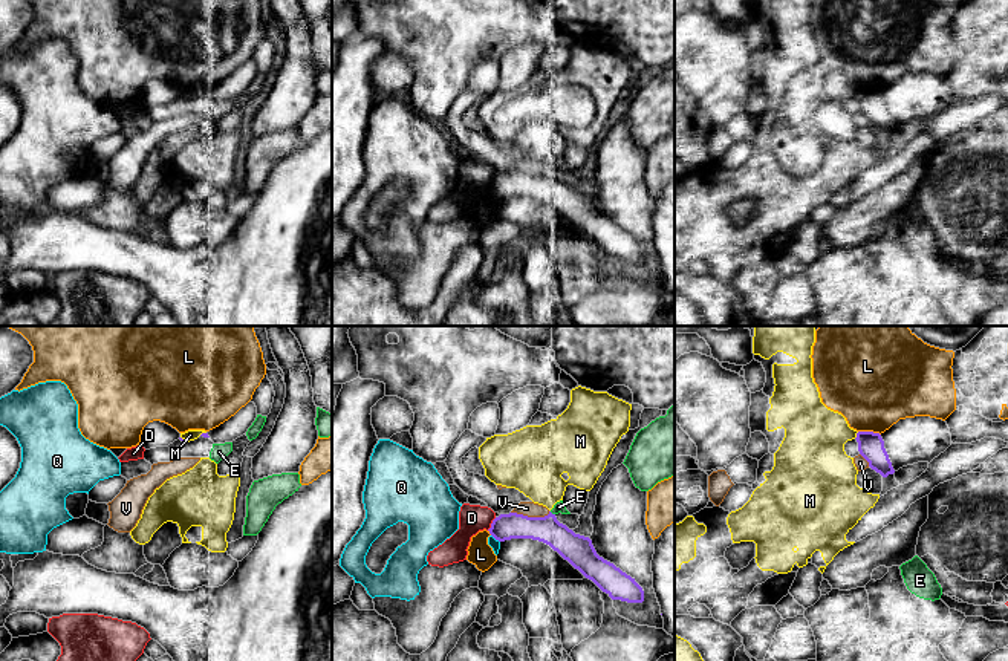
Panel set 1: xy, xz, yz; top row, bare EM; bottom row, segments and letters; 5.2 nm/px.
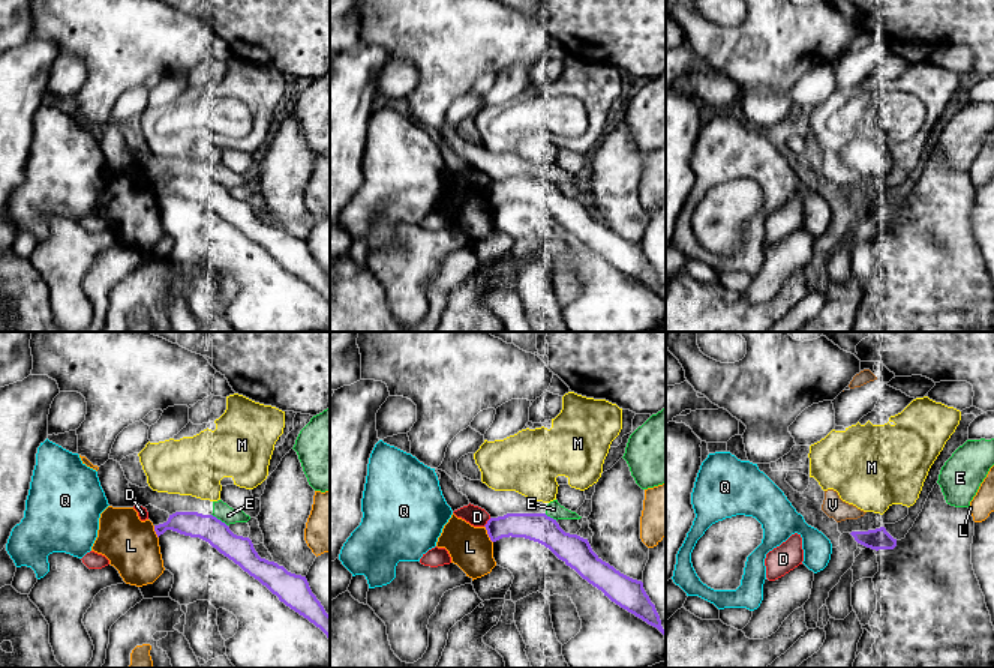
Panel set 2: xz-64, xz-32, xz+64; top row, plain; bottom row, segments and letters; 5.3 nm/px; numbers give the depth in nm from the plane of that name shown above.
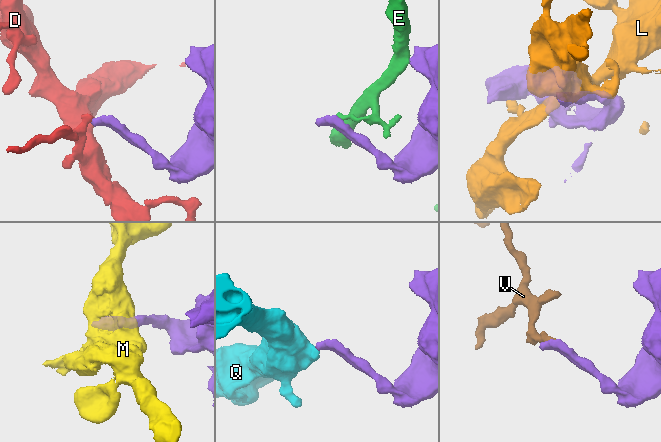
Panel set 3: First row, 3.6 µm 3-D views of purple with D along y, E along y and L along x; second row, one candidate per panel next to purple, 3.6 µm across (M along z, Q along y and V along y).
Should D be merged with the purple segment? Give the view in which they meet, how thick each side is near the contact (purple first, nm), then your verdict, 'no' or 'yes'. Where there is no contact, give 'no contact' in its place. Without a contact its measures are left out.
xz | 140/140 nm | no

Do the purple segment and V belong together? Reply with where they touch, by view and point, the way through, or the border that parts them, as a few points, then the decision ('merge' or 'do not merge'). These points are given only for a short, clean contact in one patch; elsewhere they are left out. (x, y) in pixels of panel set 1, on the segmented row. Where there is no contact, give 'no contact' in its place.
meets purple in xz at (531, 517); do not merge

